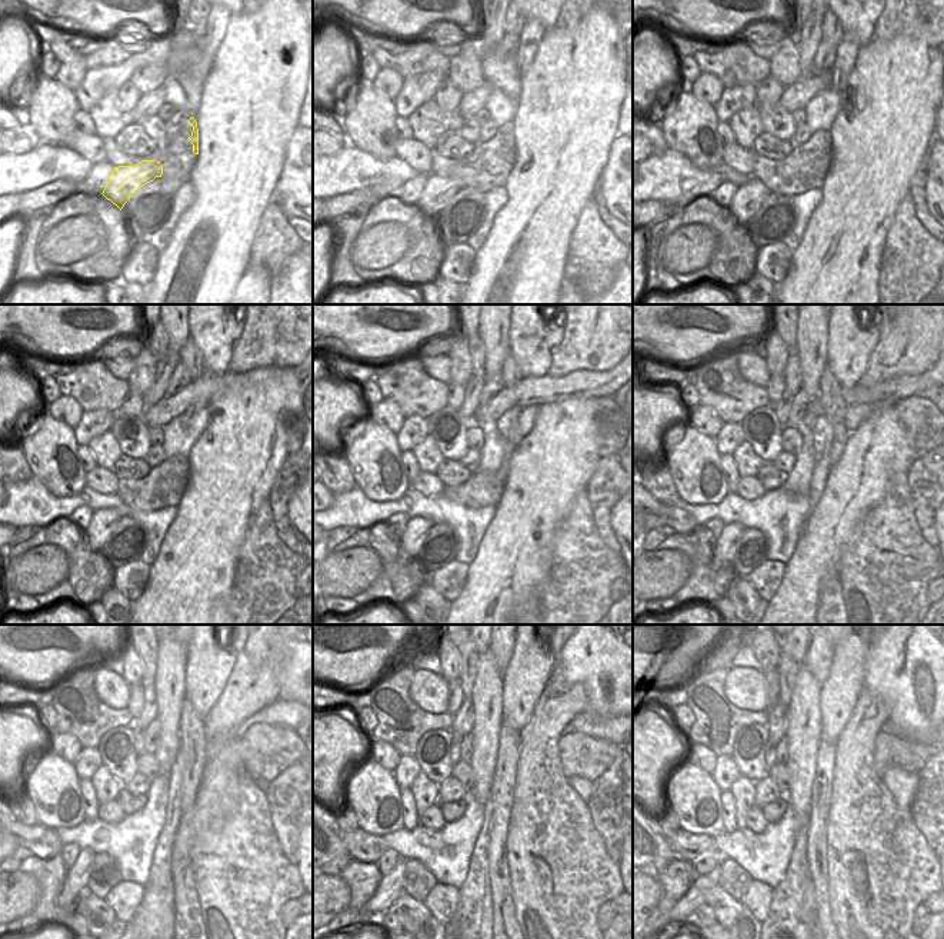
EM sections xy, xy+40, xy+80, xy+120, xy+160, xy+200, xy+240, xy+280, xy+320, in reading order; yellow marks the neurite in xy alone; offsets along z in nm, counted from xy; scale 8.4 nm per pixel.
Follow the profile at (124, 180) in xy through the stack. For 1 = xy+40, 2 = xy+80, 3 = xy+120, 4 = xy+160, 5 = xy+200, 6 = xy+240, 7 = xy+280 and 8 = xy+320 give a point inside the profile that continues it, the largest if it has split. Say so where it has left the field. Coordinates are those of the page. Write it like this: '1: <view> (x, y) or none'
1: xy+40 (439, 190)
2: xy+80 (746, 202)
3: xy+120 (103, 520)
4: xy+160 (416, 530)
5: xy+200 (724, 548)
6: xy+240 (76, 879)
7: xy+280 (390, 886)
8: xy+320 (694, 898)

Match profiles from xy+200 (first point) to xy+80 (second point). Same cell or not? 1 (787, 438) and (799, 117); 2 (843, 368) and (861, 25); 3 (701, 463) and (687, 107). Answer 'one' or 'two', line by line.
1: one
2: one
3: one

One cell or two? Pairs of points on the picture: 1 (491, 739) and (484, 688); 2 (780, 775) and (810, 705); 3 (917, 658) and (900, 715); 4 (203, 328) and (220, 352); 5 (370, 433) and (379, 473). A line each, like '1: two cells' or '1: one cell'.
1: one cell
2: two cells
3: one cell
4: one cell
5: one cell

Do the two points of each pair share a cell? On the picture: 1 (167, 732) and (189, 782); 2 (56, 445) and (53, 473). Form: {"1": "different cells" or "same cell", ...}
{"1": "different cells", "2": "same cell"}

